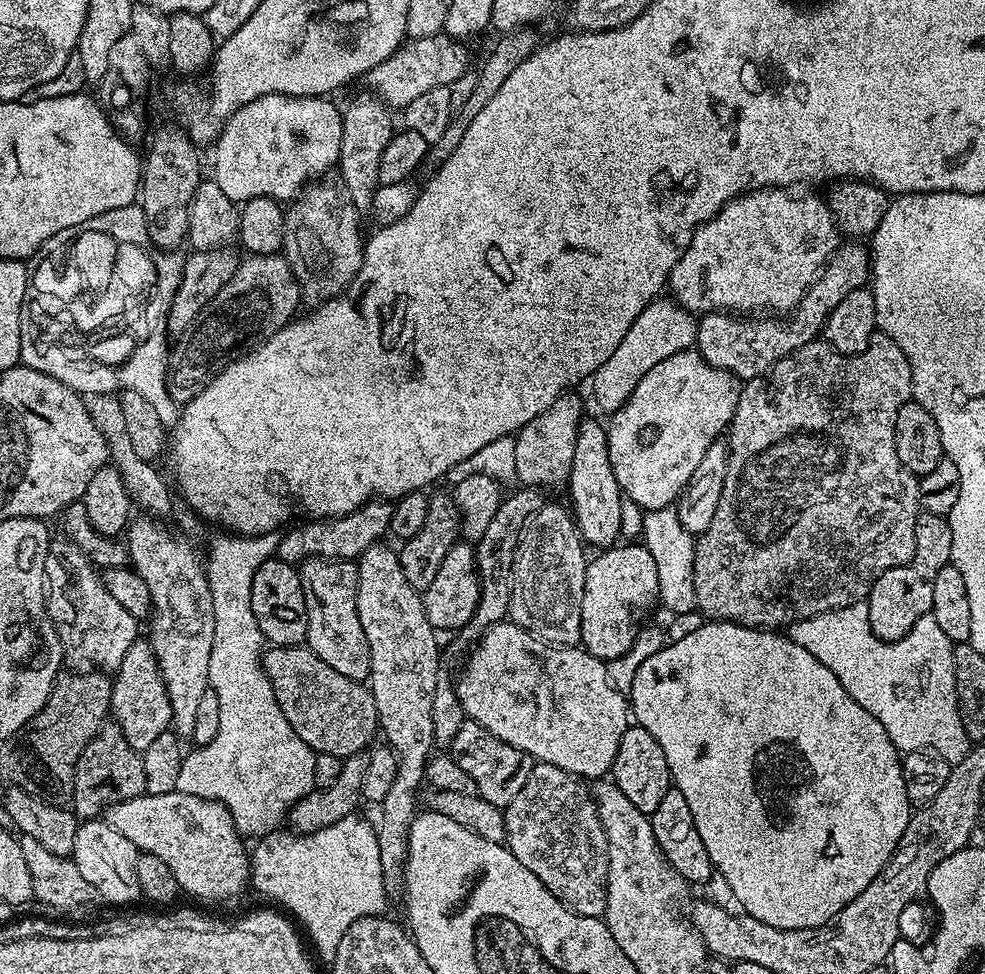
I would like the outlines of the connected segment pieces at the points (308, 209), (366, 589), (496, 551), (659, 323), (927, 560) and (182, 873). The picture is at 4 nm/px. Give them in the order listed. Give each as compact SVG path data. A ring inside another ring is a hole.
M329 178L312 182L301 191L300 195L291 201L284 217L284 242L283 255L288 257L288 265L292 267L292 273L300 284L300 294L305 301L323 302L331 300L343 293L364 261L365 241L360 240L360 216L361 213L354 206L346 186L342 182L336 184Z
M377 542L369 546L358 557L358 618L362 622L362 630L366 634L366 642L370 646L370 666L372 674L370 687L376 703L378 728L388 739L387 747L396 753L397 772L393 785L389 788L383 801L378 804L380 824L375 825L378 838L378 858L382 862L382 878L384 891L389 897L399 897L404 891L404 867L408 861L408 834L412 820L418 814L416 808L416 790L425 781L429 757L434 752L434 722L430 714L430 706L434 706L434 690L436 679L442 675L440 668L440 648L436 645L437 629L426 618L424 601L410 582L406 582L406 574L402 574L400 558L395 547L387 548L387 543Z
M527 486L517 487L517 492L512 492L501 499L498 506L498 514L490 518L490 526L486 526L486 534L475 541L476 569L480 579L480 597L478 606L464 628L459 629L458 636L464 644L472 646L479 641L484 633L489 632L495 624L501 623L508 616L508 607L512 597L512 563L514 562L514 550L518 546L520 532L524 529L524 523L539 510L545 503L546 496L539 488Z
M657 298L638 314L634 326L626 330L626 338L618 342L618 350L598 366L598 370L590 378L592 396L596 404L605 414L617 412L624 403L634 394L634 386L646 378L649 370L654 370L658 362L670 358L679 352L687 352L695 345L697 317L677 304L675 299Z
M921 511L914 522L914 554L908 564L897 568L887 568L874 582L866 601L868 609L868 629L880 640L897 640L905 636L918 622L918 618L929 615L934 602L934 578L938 578L938 570L950 563L952 558L952 528L947 516L930 514Z
M177 791L153 796L145 794L112 805L107 809L106 820L114 826L114 830L130 838L130 842L134 842L140 852L149 852L154 854L154 858L162 858L162 862L174 870L174 878L178 878L181 893L189 892L200 900L228 900L238 895L244 887L249 887L250 852L247 847L244 849L245 837L232 821L232 813L227 806L216 800Z

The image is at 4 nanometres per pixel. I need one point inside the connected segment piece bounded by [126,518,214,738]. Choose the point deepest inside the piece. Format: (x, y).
(182, 617)

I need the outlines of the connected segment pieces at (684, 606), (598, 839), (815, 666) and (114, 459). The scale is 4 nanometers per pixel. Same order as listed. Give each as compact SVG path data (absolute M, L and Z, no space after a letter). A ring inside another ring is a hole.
M624 498L620 502L620 531L625 537L636 538L644 528L642 543L654 557L654 567L658 570L659 603L665 604L672 612L688 612L696 608L694 594L694 543L693 533L688 532L678 518L676 508L650 508L645 511L632 500Z
M536 762L529 767L526 786L518 790L514 802L510 802L503 813L504 839L514 858L518 858L518 862L522 862L522 866L570 910L583 916L603 917L608 893L608 843L589 785L558 766Z
M728 620L704 622L701 628L680 636L676 641L665 643L658 654L650 654L638 674L630 693L630 712L635 723L654 734L654 742L662 746L666 754L668 769L672 775L672 784L680 791L682 798L690 805L690 814L694 814L694 826L702 838L702 846L710 854L710 860L717 877L724 879L732 896L741 904L749 916L766 922L766 926L778 926L782 930L802 930L817 928L833 920L836 915L887 866L910 822L914 805L906 798L906 782L901 753L897 752L890 734L882 730L882 722L858 706L855 695L849 692L843 679L834 674L810 650L802 650L798 642L789 640L787 635L776 630L747 628L741 624L731 624Z
M115 393L91 394L85 399L88 413L95 419L95 424L106 438L109 459L122 474L122 480L126 482L128 496L140 509L148 510L151 515L162 518L170 508L170 494L168 488L151 461L141 458L134 446L131 445L130 434L126 429L126 418L123 417L122 406L119 397Z

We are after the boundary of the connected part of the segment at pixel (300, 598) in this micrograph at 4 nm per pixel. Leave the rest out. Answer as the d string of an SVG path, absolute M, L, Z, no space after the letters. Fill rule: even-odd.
M279 558L263 560L252 579L250 602L265 641L272 646L300 646L308 638L308 611L300 573Z

